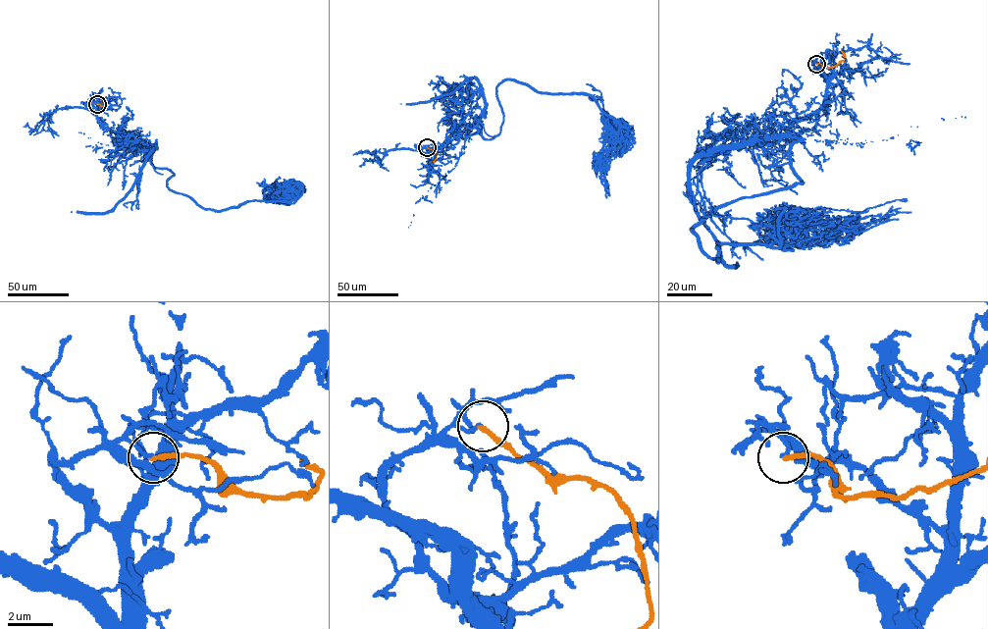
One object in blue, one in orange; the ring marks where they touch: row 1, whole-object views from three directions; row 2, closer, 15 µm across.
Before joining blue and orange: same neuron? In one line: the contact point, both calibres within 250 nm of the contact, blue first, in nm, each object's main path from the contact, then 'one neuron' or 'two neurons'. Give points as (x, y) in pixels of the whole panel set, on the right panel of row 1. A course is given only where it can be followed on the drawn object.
at (816, 64); 140 nm thick on the blue side, 240 nm on the other; blue runs (816, 64), (802, 183), (717, 206), (698, 244), (717, 261), (778, 247), (780, 207), (907, 200); orange runs (816, 64), (822, 68), (837, 65), (845, 60), (841, 51); two neurons

